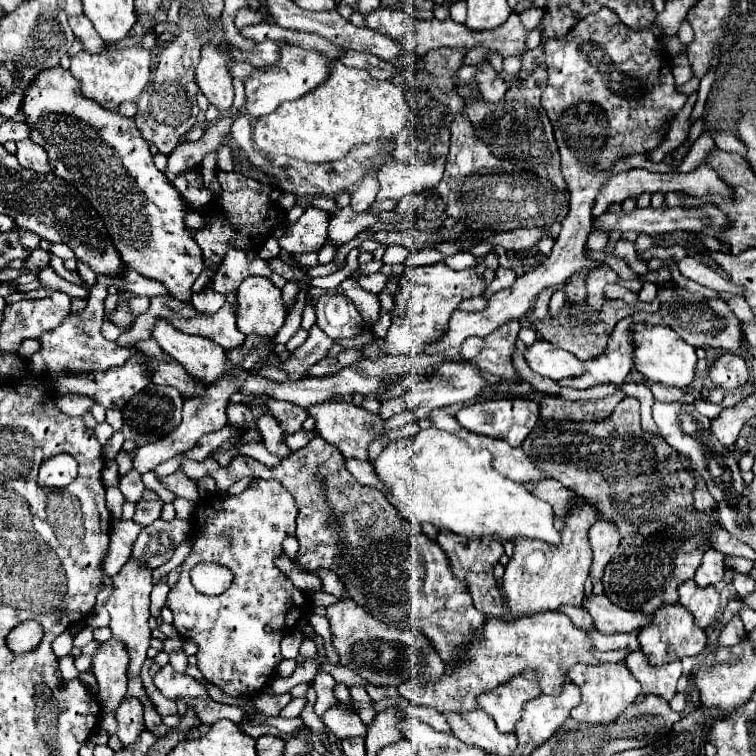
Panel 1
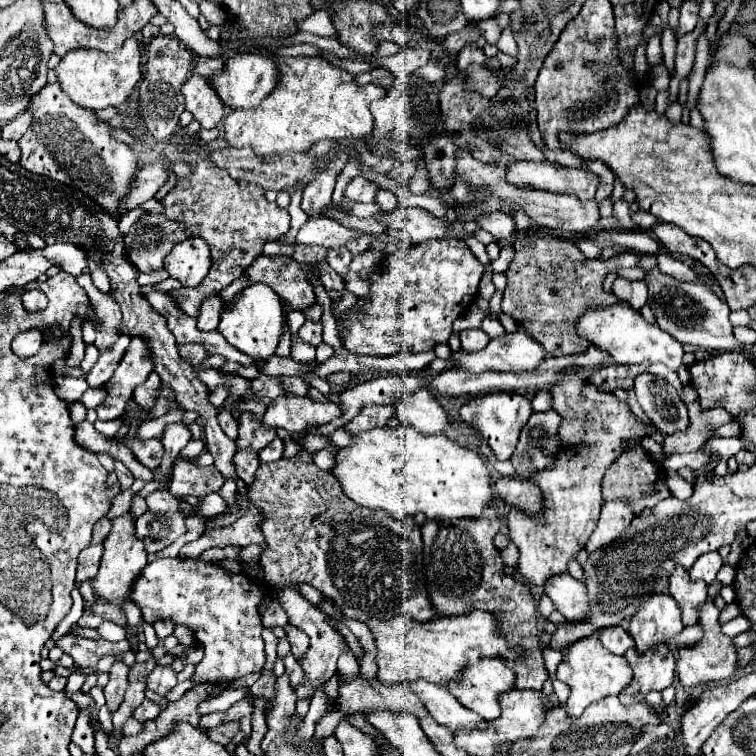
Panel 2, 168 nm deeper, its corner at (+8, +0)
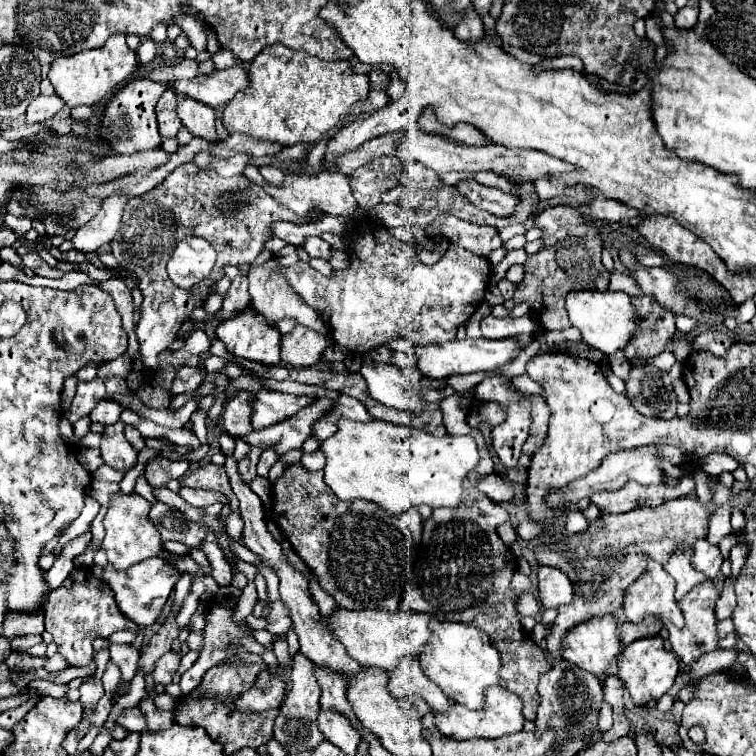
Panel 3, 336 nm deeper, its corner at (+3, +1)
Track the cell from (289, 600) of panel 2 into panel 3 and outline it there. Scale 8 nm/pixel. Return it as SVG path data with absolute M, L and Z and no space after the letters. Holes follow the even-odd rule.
M297 653L293 659L293 669L291 669L291 689L279 709L275 725L273 725L273 737L281 743L281 747L289 755L297 755L297 753L315 749L325 739L317 727L319 693L321 693L321 689L313 677L313 663L307 657L303 657L303 653Z

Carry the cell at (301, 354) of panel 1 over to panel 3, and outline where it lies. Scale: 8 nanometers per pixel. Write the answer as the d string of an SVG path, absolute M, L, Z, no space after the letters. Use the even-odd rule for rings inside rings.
M239 391L225 403L225 409L221 415L223 419L221 427L227 435L235 437L235 435L247 435L253 431L249 399L251 399L249 391Z

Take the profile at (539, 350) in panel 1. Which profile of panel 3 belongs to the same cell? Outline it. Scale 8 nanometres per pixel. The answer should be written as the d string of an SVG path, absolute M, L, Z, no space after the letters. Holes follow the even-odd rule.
M461 339L461 341L447 341L443 345L413 345L411 355L415 359L415 367L421 371L421 375L431 379L445 379L451 375L467 375L467 373L487 373L495 371L503 365L507 365L511 359L515 359L523 347L515 339Z

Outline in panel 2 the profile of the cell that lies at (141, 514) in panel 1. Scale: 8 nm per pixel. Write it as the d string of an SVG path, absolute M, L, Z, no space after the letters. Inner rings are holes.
M156 490L156 492L146 496L148 510L154 510L154 512L176 512L178 510L178 500L180 498L172 496L168 490Z

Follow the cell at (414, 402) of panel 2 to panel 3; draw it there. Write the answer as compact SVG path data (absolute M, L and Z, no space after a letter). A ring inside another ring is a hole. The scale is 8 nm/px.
M365 357L359 373L367 381L369 395L375 401L399 411L413 409L415 413L419 413L423 403L423 399L419 397L421 373L415 367L401 369L397 365Z

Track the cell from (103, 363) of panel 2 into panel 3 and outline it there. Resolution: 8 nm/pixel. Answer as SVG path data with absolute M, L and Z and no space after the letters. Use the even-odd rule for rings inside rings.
M93 379L89 383L79 383L77 393L71 401L71 407L67 411L67 419L75 423L75 419L81 419L93 411L93 407L105 397L105 385L99 379Z

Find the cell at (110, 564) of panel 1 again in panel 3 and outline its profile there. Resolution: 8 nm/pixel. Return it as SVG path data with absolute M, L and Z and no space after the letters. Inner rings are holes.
M139 475L137 477L137 483L135 483L135 491L139 493L139 495L143 495L147 501L157 501L155 499L155 495L153 495L153 489L151 489L151 485L149 485L149 481L147 481L147 477L145 475Z

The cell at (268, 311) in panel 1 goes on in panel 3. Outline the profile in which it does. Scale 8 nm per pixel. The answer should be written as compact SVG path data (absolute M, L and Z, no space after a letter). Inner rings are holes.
M247 309L217 325L215 335L225 345L227 353L239 359L263 365L279 365L281 361L281 333L275 325L263 321L263 317L259 317L253 309Z

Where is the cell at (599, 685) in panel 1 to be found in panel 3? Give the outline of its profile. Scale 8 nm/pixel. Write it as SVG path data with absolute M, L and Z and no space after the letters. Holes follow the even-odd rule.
M615 615L591 617L583 625L571 629L563 639L563 659L577 667L601 675L621 655L621 641Z

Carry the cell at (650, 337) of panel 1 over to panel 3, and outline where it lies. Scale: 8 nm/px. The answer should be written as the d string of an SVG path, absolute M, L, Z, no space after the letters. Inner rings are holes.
M571 291L565 299L565 309L569 313L571 323L583 333L583 343L599 349L605 355L613 355L619 349L625 349L629 343L635 325L633 305L627 293L613 293L613 291Z

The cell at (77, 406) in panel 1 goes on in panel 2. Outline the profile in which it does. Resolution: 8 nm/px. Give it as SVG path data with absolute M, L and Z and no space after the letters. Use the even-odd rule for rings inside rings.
M88 388L88 390L82 394L82 404L84 404L86 408L96 408L98 404L102 404L102 400L104 400L104 390L100 388L98 388L98 390Z

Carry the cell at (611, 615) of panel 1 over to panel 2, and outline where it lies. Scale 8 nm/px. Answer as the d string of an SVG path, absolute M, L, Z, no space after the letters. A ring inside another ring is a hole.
M568 572L550 578L544 592L552 598L556 610L560 610L568 622L588 622L590 602L588 590L582 582L574 580Z

